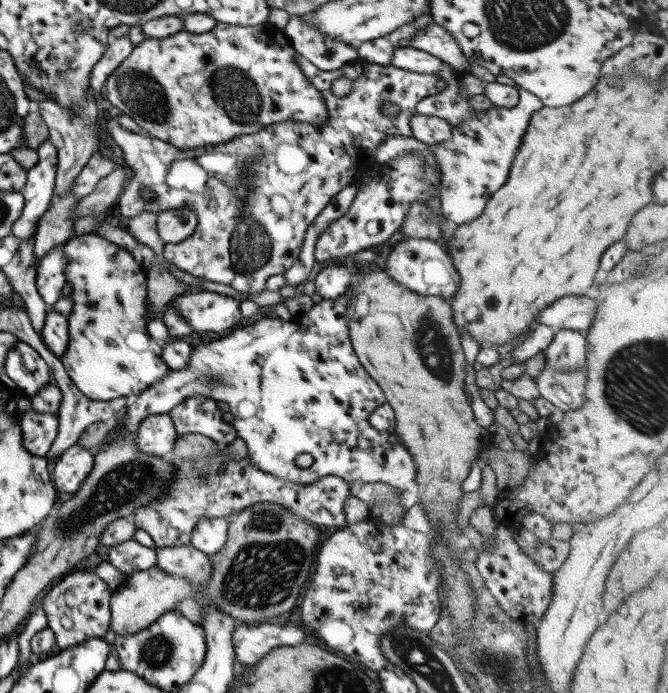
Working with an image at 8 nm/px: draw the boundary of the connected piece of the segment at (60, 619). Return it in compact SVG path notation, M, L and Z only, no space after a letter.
M76 571L65 575L42 598L46 626L53 631L60 649L75 646L91 637L103 637L110 622L109 600L112 593L95 573Z

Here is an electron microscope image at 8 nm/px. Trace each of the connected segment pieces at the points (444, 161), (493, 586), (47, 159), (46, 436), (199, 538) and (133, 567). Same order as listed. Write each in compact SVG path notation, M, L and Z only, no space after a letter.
M495 75L495 82L517 89L518 101L513 108L491 106L487 110L471 112L461 124L451 126L451 138L429 146L439 171L439 203L442 216L456 225L477 218L485 203L507 180L511 161L515 157L529 117L542 107L542 102L527 90L516 86L511 78Z
M502 524L497 525L495 545L487 551L479 551L474 566L491 596L497 600L499 608L509 618L523 623L536 624L543 615L547 603L551 601L552 573L546 573L537 566L512 538L512 532Z
M47 138L37 145L36 163L26 170L25 184L19 190L24 198L24 205L18 219L11 227L10 235L19 240L29 240L36 231L35 224L45 212L54 187L54 176L57 170L55 147Z
M33 409L22 412L21 444L31 456L44 458L57 434L58 416L37 414Z
M203 518L195 523L189 544L203 554L213 554L221 550L227 538L226 521L221 518Z
M132 538L108 548L107 562L119 572L130 575L135 571L155 567L154 548L137 544Z

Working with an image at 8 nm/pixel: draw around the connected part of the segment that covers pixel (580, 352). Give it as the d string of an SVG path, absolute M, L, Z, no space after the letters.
M556 329L551 342L543 350L545 363L554 370L576 370L586 364L585 355L585 333L569 329Z

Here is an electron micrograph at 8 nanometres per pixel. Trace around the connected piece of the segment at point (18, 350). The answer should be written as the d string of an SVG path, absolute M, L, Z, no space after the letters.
M19 340L7 350L2 371L13 393L26 398L52 382L47 363L36 350Z

